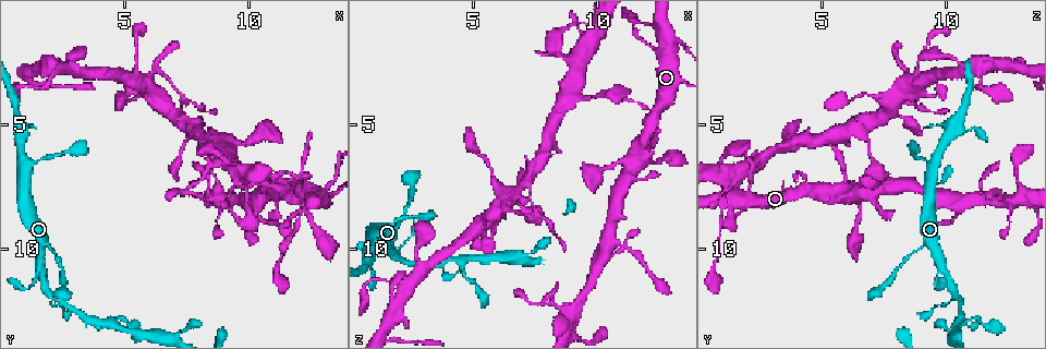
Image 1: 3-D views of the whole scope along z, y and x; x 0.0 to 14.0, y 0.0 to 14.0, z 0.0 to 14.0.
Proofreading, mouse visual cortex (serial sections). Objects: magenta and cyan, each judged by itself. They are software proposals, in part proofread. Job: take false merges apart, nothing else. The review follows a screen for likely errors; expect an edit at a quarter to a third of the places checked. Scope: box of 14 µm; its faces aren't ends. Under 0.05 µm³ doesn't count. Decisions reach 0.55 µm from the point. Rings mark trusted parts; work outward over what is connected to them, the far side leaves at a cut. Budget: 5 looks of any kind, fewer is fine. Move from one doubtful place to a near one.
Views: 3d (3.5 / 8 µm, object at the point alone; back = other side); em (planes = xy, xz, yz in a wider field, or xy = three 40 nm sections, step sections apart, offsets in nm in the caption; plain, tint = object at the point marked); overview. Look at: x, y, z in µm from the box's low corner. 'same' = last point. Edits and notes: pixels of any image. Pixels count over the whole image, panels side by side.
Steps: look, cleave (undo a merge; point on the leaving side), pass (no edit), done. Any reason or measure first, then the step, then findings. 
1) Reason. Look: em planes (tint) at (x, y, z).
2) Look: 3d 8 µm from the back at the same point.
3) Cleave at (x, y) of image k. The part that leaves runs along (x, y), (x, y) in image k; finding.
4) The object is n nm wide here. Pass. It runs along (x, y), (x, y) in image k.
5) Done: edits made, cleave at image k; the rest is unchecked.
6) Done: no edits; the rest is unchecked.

Branch point. Look: 3d 3.5 µm at (2.1, 12.0, 10.4).

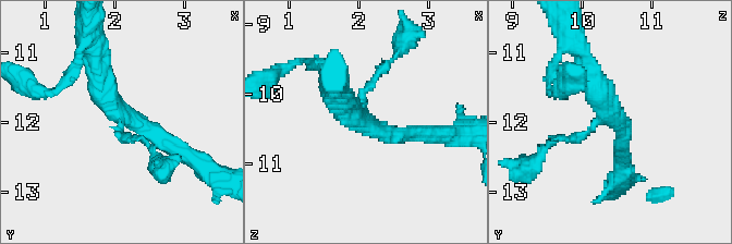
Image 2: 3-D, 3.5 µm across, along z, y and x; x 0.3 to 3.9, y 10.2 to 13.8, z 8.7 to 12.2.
3 arms meet here; the arms are 150, 250, 350 nm wide; need the tissue. Look: em xy step 2 (plain) at (2.05, 11.90, 10.45).

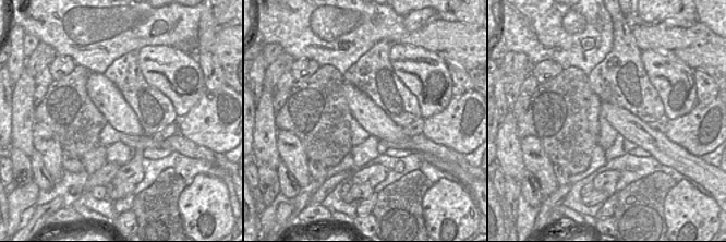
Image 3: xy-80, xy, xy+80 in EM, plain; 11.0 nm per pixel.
Where the object lies. Look: em xy step 2 (tint) at the same point.

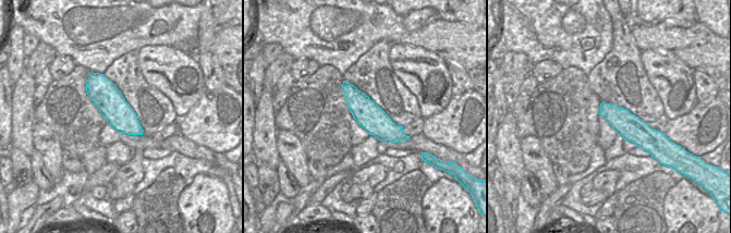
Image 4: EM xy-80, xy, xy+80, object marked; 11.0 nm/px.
Pass. One cell here.

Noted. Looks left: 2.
Thin arm on a thick one. Look: em xy step 2 (tint) at (11.6, 7.8, 6.3).

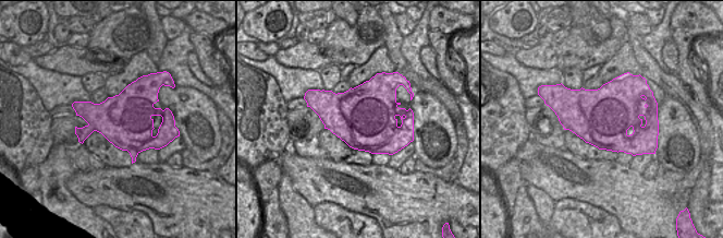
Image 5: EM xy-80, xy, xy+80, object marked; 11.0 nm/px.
See where the arms go. Look: 3d 3.5 µm at the same point.

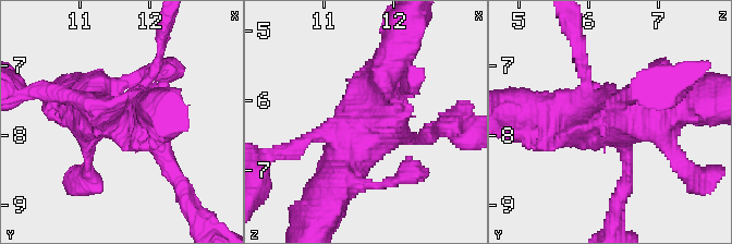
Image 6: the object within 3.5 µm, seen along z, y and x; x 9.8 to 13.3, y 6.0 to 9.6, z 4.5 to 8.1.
Pass. It runs along (395, 52), (341, 172) in image 6; one cell here.

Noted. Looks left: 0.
Done: no edits; the rest is unchecked.

